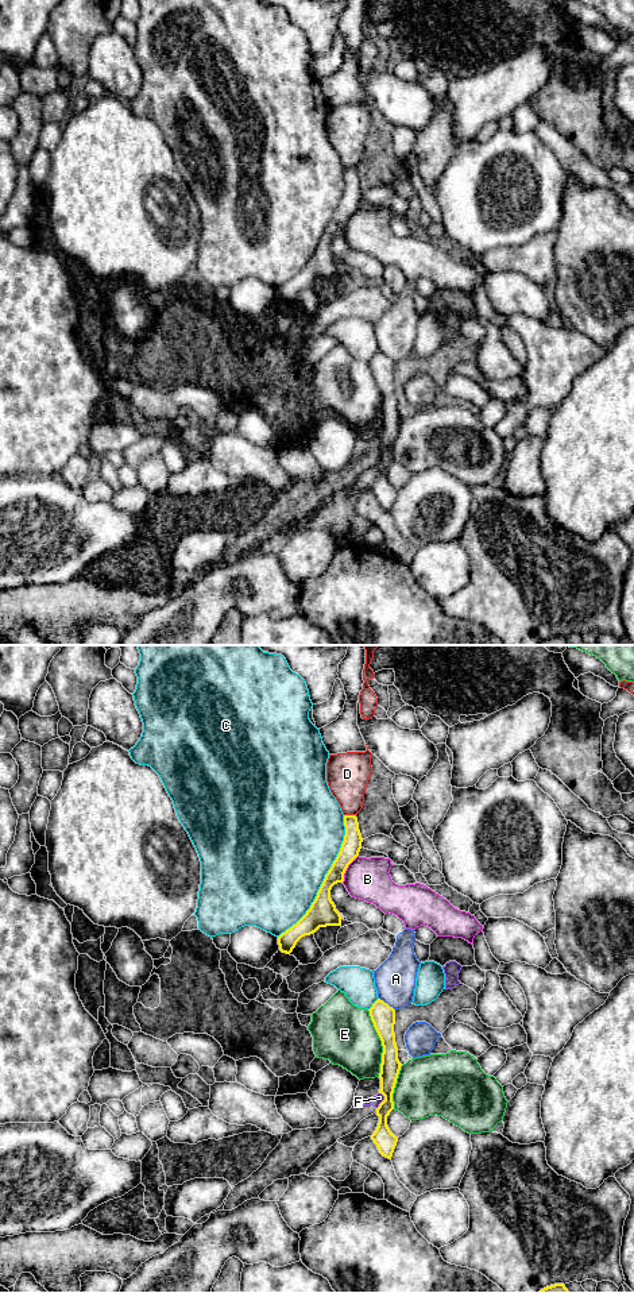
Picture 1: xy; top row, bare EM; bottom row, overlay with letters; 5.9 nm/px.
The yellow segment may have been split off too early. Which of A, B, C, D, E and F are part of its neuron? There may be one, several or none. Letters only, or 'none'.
none

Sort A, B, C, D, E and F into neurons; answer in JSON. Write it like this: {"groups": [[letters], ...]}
{"groups": [["A"], ["B"], ["C"], ["D"], ["E"], ["F"]]}

